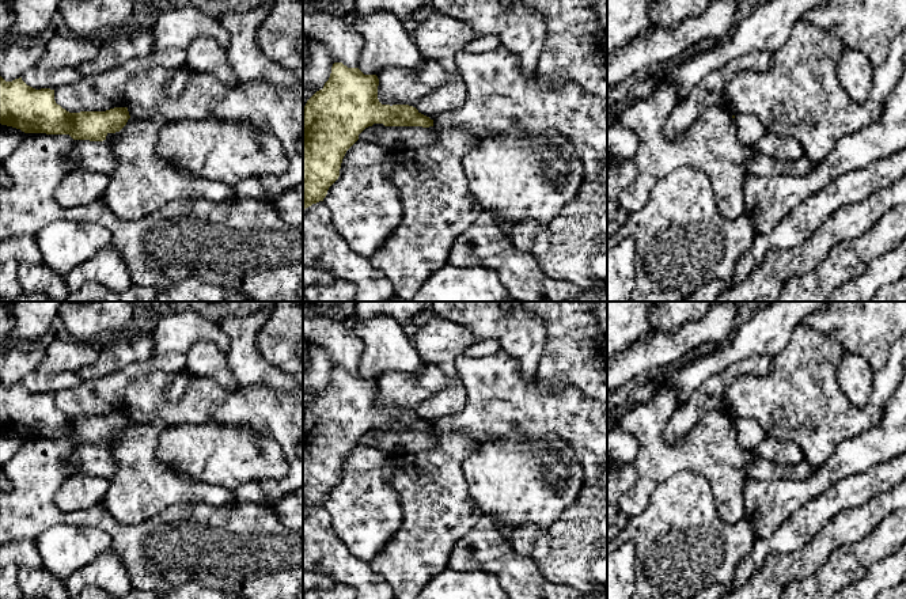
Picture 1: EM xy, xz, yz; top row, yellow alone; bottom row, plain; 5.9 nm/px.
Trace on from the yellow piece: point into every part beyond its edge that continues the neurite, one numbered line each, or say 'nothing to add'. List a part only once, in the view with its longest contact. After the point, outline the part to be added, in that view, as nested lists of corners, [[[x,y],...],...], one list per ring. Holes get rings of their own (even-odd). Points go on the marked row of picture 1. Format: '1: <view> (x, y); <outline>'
nothing to add

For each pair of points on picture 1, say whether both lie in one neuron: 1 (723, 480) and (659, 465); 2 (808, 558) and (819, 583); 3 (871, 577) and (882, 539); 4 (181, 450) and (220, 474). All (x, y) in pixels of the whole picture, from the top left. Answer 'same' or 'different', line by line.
1: same
2: different
3: different
4: same

